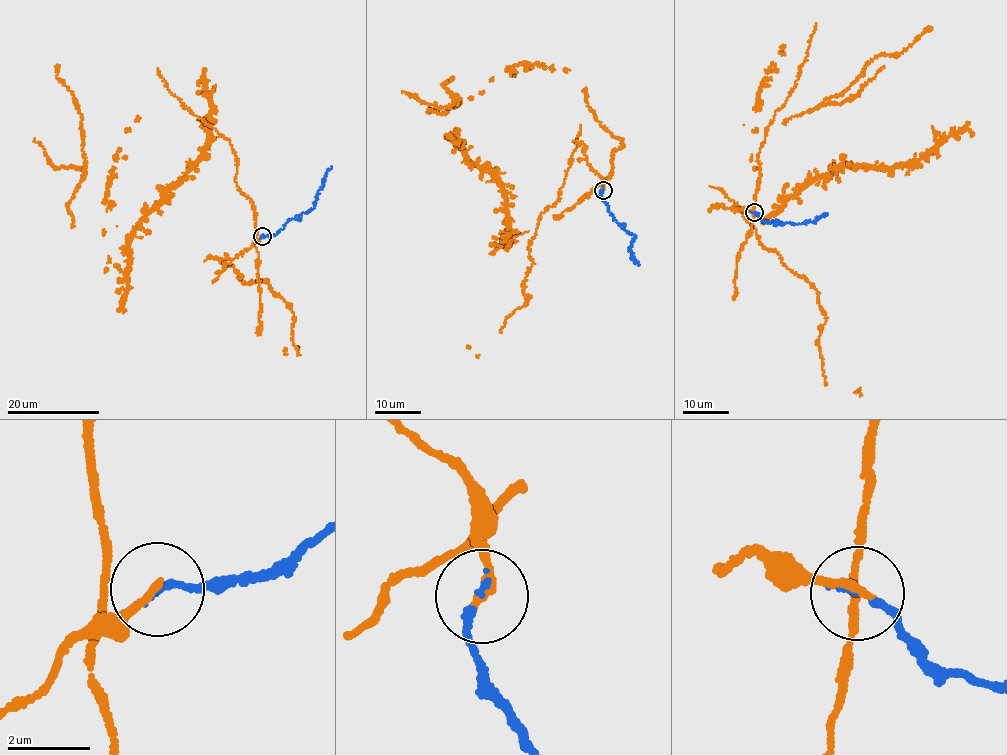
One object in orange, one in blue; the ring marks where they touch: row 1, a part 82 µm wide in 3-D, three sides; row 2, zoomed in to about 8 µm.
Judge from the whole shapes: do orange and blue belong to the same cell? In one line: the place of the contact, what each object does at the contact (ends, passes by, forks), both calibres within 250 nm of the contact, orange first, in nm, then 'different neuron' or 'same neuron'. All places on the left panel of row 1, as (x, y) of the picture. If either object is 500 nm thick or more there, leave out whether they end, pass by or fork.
at (262, 236); orange ends there; blue ends there; 240 nm thick on the orange side, 170 nm on the other; same neuron

